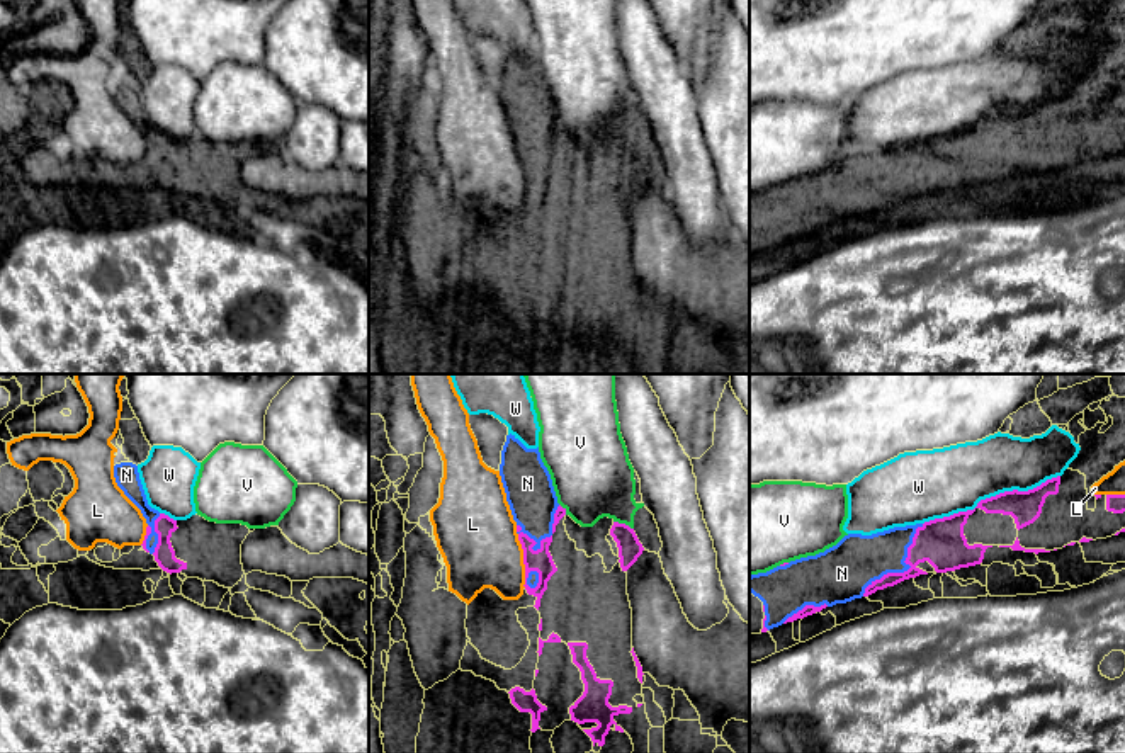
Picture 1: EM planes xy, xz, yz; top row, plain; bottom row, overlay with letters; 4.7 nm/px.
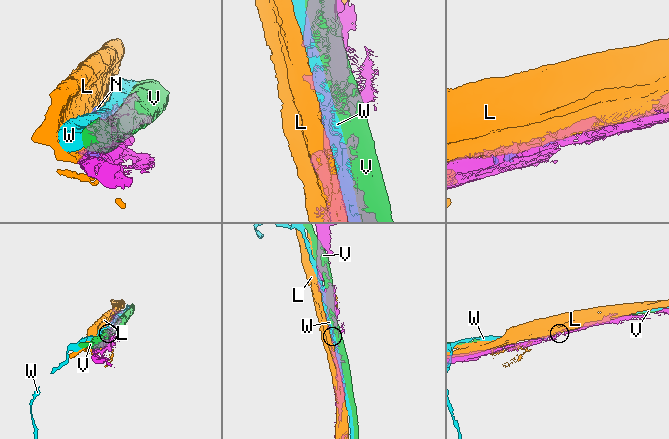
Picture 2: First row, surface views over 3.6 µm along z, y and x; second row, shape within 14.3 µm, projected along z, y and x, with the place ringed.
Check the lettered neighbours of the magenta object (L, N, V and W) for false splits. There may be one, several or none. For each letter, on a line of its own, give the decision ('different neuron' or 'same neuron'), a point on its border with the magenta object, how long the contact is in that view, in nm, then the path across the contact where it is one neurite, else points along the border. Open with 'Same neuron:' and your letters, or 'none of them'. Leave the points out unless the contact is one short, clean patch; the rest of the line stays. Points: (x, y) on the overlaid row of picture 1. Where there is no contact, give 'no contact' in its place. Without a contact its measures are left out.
Same neuron: N
L: different neuron; contact xz (524, 561); length 260 nm
N: same neuron; contact yz (908, 570); length 460 nm
V: different neuron; contact xz (624, 524); length 100 nm
W: different neuron; contact yz (991, 497); length 700 nm

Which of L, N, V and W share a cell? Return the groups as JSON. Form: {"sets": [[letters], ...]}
{"sets": [["L"], ["N"], ["V"], ["W"]]}

